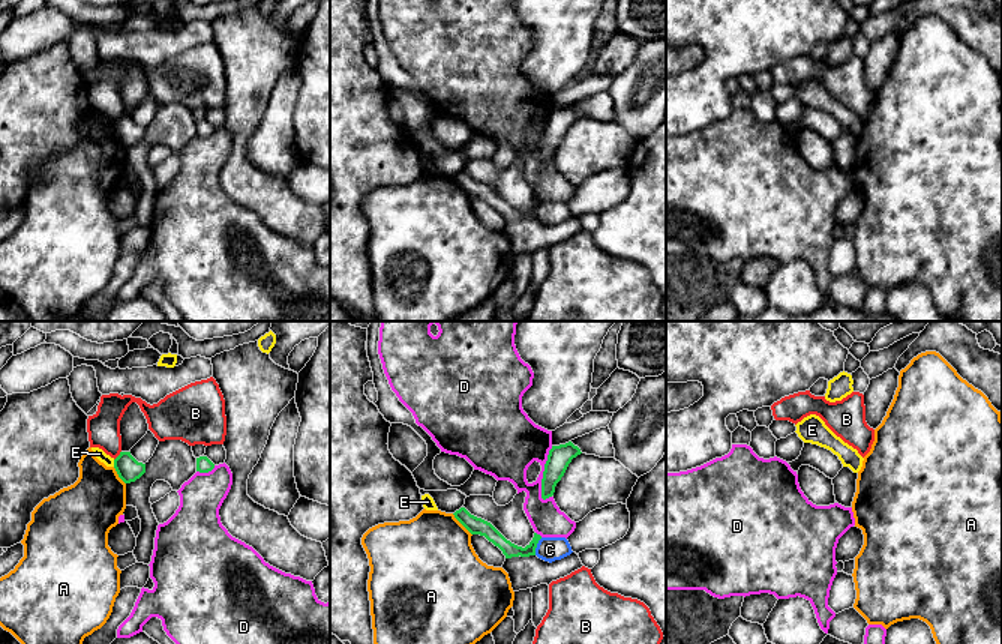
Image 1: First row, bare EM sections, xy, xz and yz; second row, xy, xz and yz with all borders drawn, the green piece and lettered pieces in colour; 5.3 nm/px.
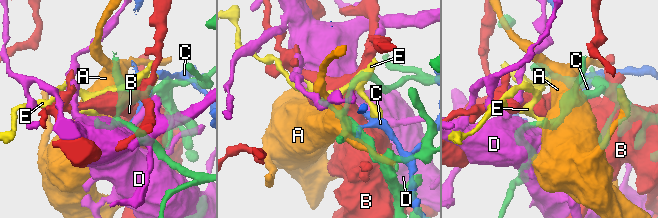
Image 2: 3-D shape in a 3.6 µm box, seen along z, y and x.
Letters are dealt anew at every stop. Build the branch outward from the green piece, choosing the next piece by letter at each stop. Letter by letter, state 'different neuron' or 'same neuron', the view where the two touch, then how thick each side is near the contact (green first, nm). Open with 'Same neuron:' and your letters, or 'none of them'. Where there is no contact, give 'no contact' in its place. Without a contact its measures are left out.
Same neuron: none of them
A: different neuron; contact in xz; calibres 100 and 460 nm
B: different neuron; contact in xy; calibres 130 and 180 nm
C: different neuron; contact in xz; calibres 80 and 130 nm
D: different neuron; contact in xz; calibres 120 and 340 nm
E: different neuron; contact in xy; calibres 130 and 60 nm

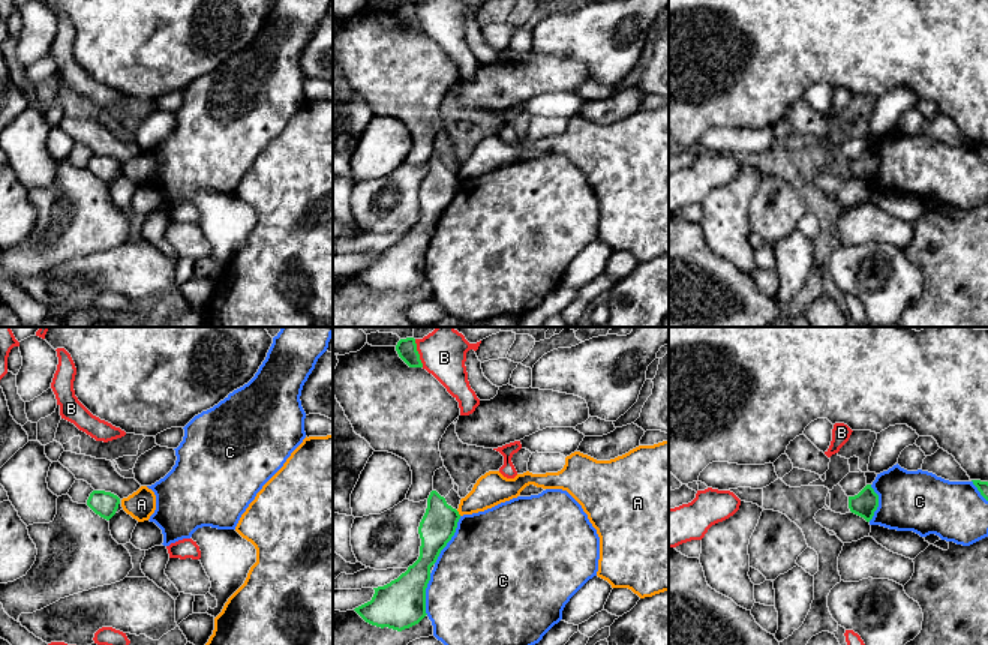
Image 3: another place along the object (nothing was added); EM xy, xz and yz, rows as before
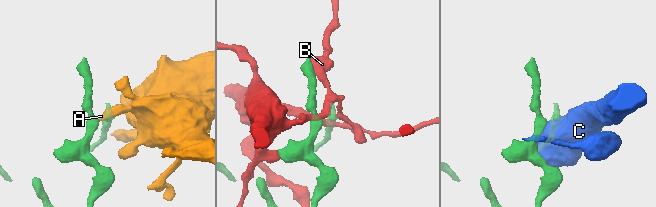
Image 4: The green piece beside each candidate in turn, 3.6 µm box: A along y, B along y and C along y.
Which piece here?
Same neuron: none of them
A: different neuron; contact in xz; calibres 190 and 180 nm
B: different neuron; contact in xz; calibres 110 and 220 nm
C: different neuron; contact in xz; calibres 190 and 500 nm

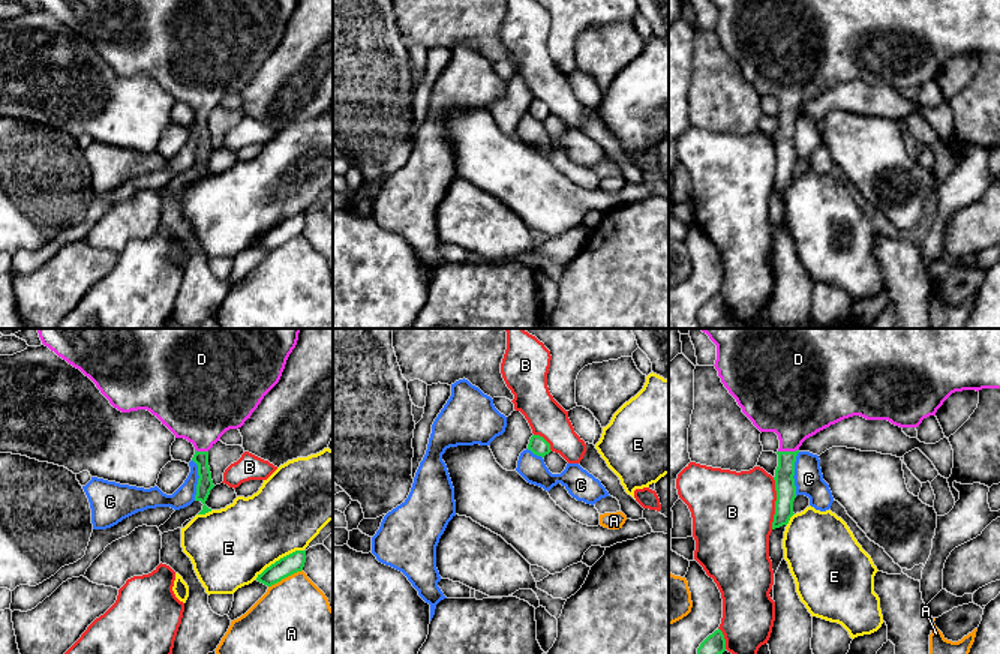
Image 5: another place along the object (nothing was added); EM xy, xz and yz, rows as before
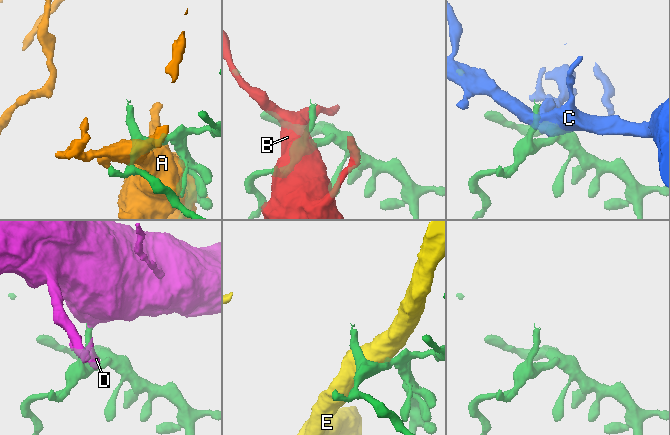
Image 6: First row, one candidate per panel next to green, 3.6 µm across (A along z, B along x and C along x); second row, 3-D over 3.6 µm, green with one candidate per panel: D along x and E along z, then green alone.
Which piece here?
Same neuron: D
A: different neuron; contact in xy; calibres 110 and 420 nm
B: different neuron; contact in yz; calibres 110 and 440 nm
C: different neuron; contact in yz; calibres 110 and 160 nm
D: same neuron; contact in yz; calibres 110 and 360 nm
E: different neuron; contact in xy; calibres 110 and 400 nm

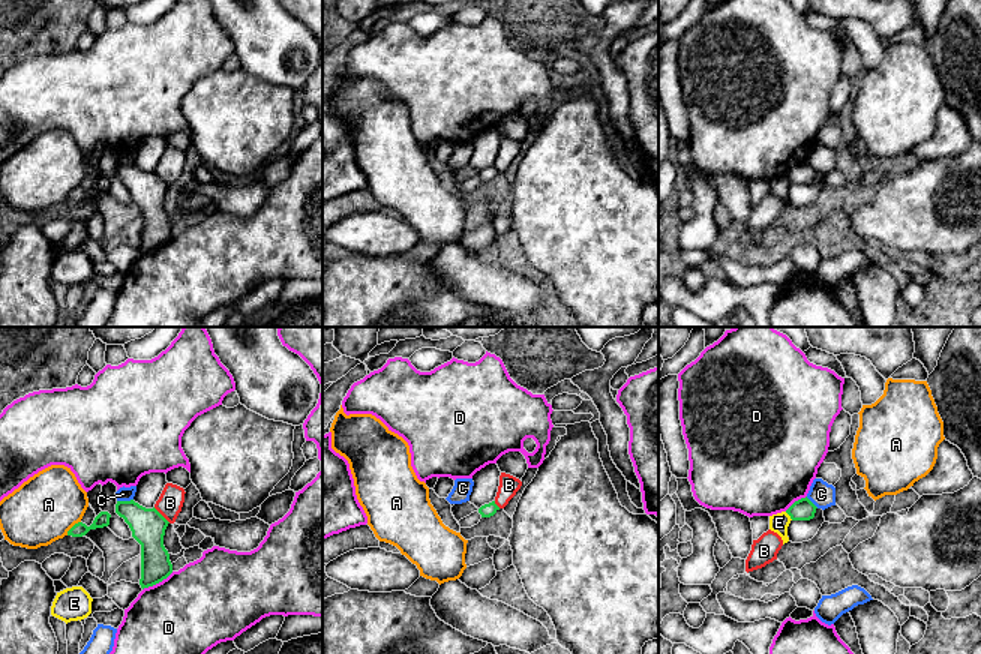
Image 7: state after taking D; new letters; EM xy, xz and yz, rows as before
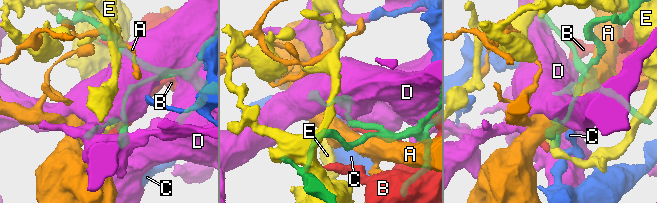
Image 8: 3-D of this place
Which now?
Same neuron: none of them
A: different neuron; contact in xy; calibres 80 and 360 nm
B: different neuron; contact in xy; calibres 190 and 140 nm
C: different neuron; contact in xy; calibres 190 and 80 nm
D: different neuron; contact in xy; calibres 160 and 480 nm
E: different neuron; contact in yz; calibres 120 and 100 nm

